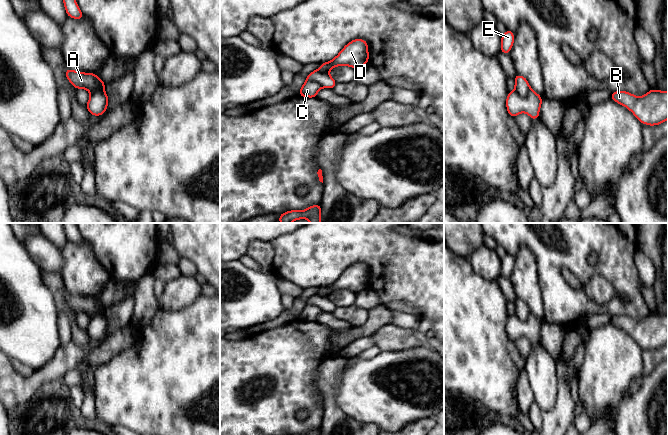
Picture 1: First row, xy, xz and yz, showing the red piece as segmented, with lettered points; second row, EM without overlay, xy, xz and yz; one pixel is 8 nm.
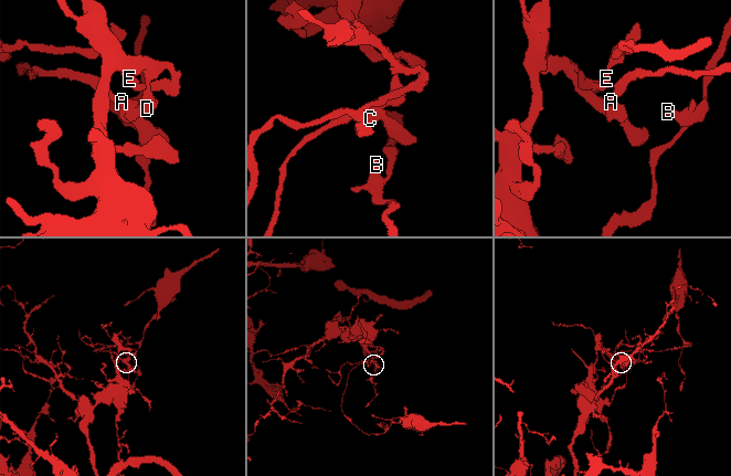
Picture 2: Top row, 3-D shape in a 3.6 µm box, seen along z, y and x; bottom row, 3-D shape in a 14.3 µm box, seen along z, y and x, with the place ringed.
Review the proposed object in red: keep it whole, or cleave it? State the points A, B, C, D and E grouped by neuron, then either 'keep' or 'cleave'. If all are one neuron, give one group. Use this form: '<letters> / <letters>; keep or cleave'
A / B C D E; cleave

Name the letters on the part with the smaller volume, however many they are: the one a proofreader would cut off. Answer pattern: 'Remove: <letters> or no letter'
Remove: A

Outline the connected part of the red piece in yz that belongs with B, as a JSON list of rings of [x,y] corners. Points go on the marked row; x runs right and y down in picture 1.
[[[651,89],[642,97],[614,91],[610,99],[628,108],[642,124],[654,126],[668,119],[668,91]]]

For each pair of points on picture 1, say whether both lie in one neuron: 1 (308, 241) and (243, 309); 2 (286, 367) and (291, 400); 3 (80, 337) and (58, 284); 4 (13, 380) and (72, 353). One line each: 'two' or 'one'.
1: two
2: one
3: one
4: one

